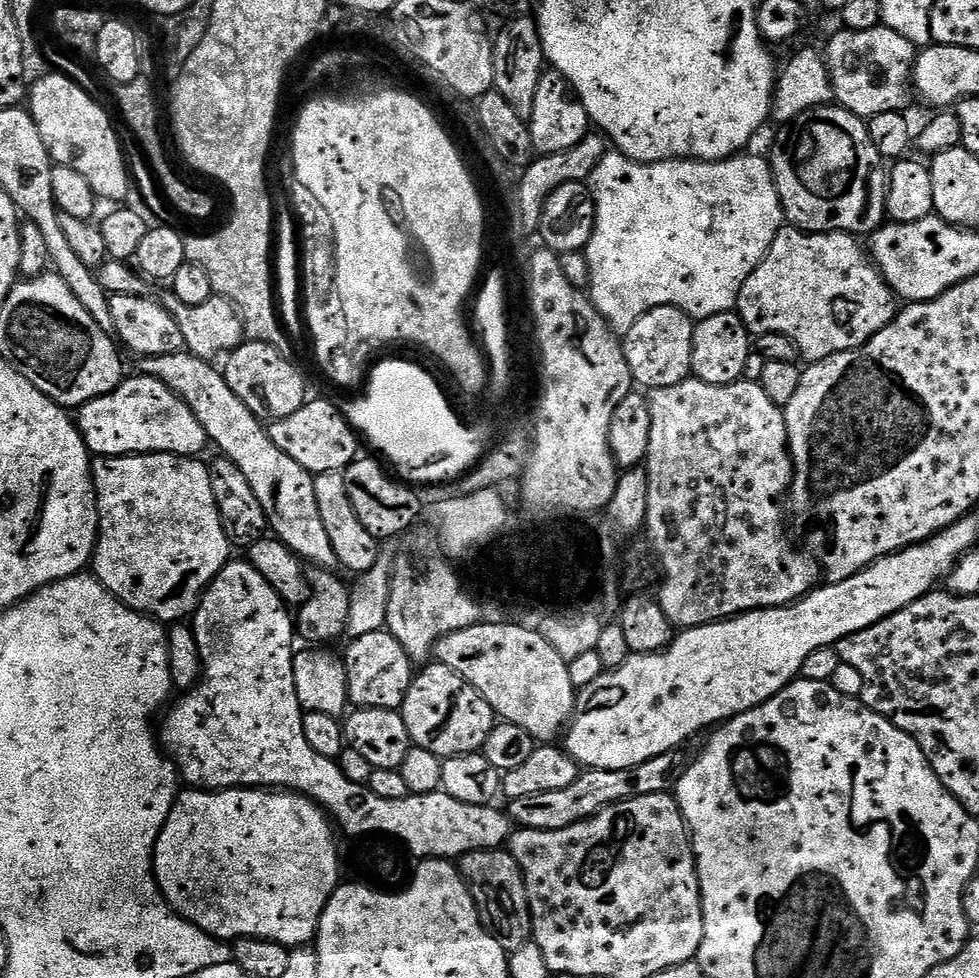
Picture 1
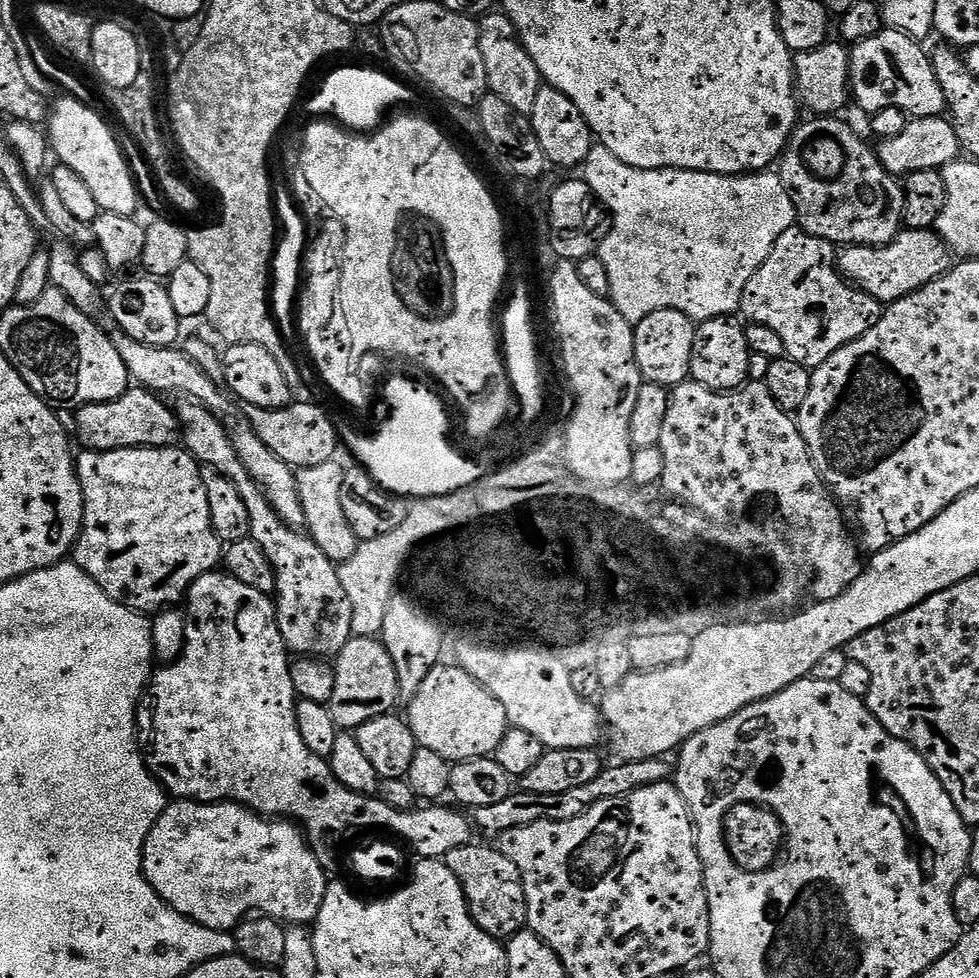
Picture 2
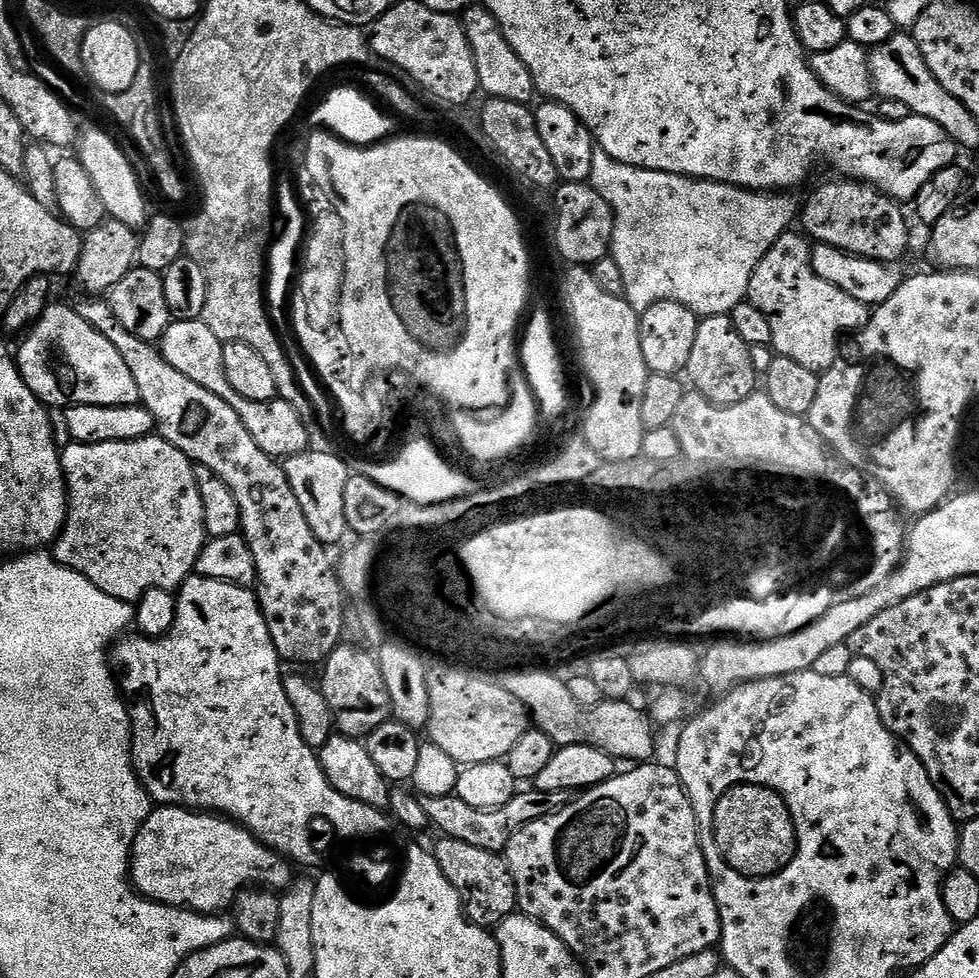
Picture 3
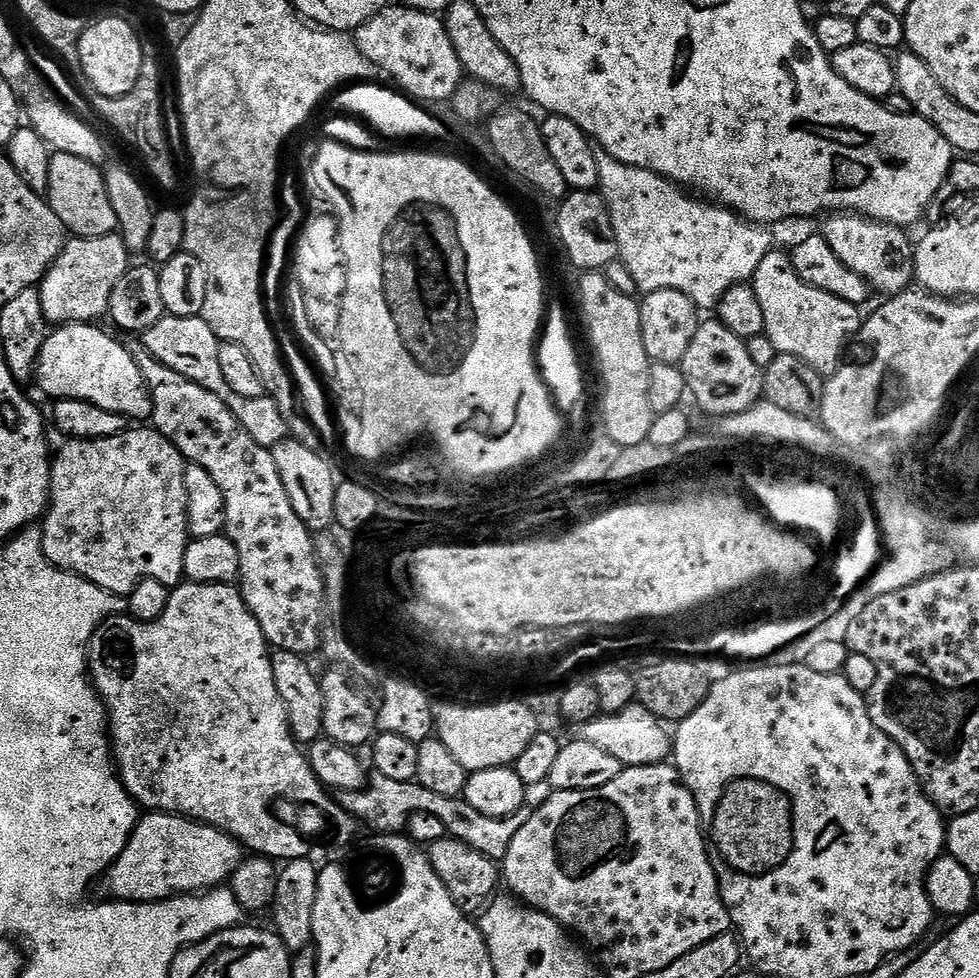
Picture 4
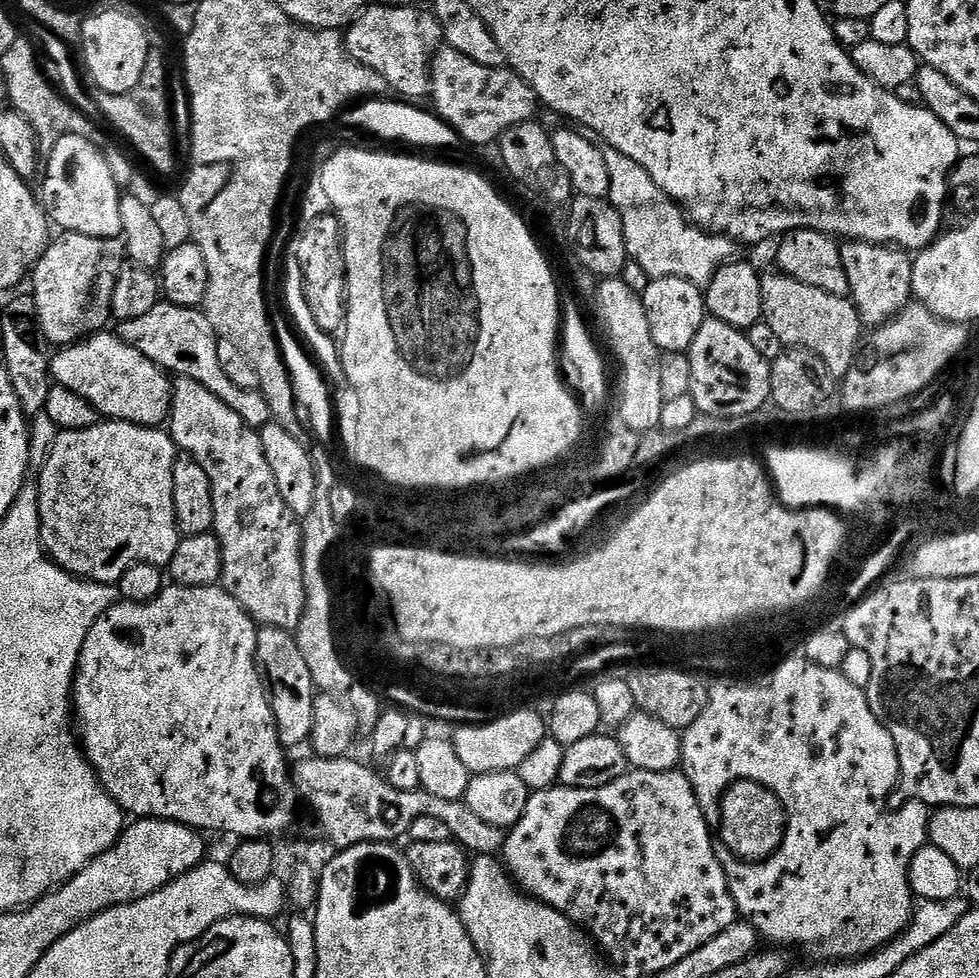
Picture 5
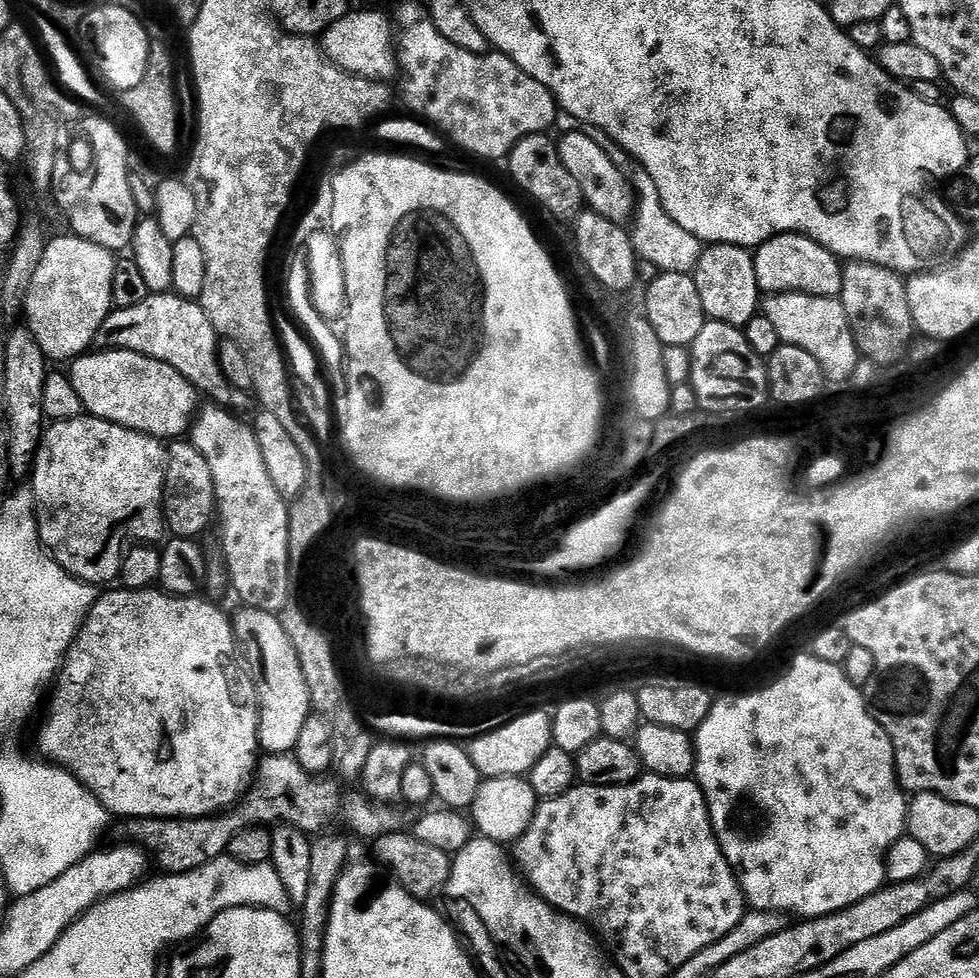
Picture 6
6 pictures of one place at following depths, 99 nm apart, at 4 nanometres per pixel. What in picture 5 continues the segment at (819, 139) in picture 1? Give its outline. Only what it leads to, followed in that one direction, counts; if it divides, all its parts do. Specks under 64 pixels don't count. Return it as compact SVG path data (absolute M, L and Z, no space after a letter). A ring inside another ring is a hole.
M850 240L840 244L840 253L842 266L846 266L850 299L865 329L882 327L908 307L913 299L913 257L905 249L886 244L867 244L864 240Z

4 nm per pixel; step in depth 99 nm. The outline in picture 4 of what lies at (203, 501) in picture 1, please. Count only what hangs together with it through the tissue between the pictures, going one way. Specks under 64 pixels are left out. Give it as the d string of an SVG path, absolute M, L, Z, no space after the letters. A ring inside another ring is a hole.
M132 426L119 432L117 436L102 438L101 440L73 440L60 453L55 453L51 461L52 487L48 501L48 511L42 520L42 543L44 557L53 566L61 568L64 572L71 572L73 576L81 576L83 580L89 580L94 586L98 586L103 592L109 592L115 596L128 597L143 580L157 580L162 582L170 590L177 587L185 579L184 559L186 558L186 546L189 542L188 535L188 503L186 502L186 482L184 470L186 461L184 455L172 444L171 440L162 432L153 430L148 426Z

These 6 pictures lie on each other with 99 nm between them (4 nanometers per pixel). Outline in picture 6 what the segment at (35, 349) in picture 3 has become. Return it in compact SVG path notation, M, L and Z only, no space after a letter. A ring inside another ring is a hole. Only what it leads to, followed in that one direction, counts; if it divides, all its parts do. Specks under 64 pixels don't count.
M92 350L71 361L70 368L72 368L72 372L70 371L72 385L74 390L78 390L78 398L82 398L87 415L97 416L106 422L114 422L118 426L147 436L154 436L161 442L172 442L183 437L180 435L183 432L185 435L194 423L194 417L198 412L196 387L186 378L182 378L182 374L178 374L178 370L174 370L174 366L166 362L158 362L137 352Z

